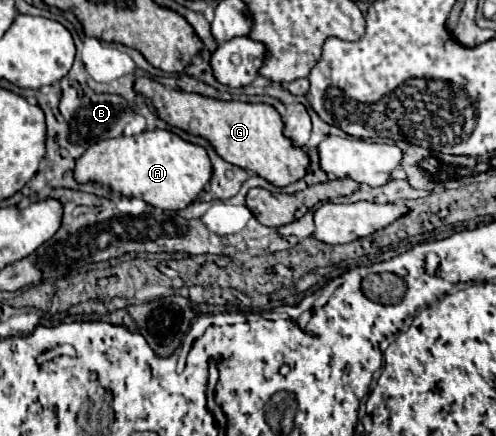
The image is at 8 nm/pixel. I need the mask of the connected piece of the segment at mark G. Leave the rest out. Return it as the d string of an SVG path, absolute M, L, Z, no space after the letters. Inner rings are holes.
M138 77L134 89L144 97L152 99L156 113L168 125L180 127L192 135L206 137L224 161L238 165L246 171L254 171L256 175L264 177L276 187L286 187L290 183L296 183L304 179L304 175L310 171L310 155L306 153L306 149L296 147L284 135L282 117L272 105L212 99L198 93L168 89L162 83L148 77Z

